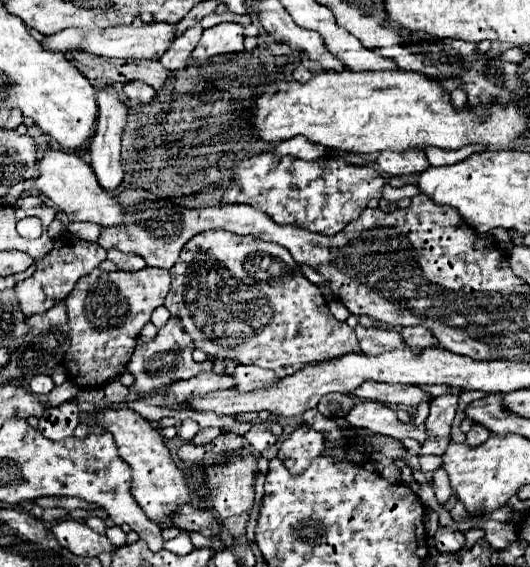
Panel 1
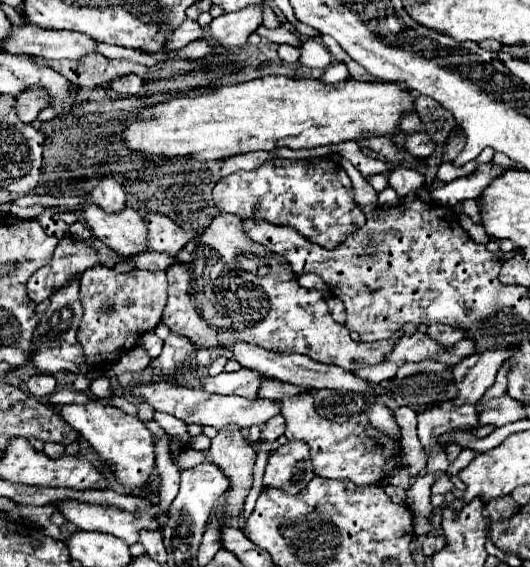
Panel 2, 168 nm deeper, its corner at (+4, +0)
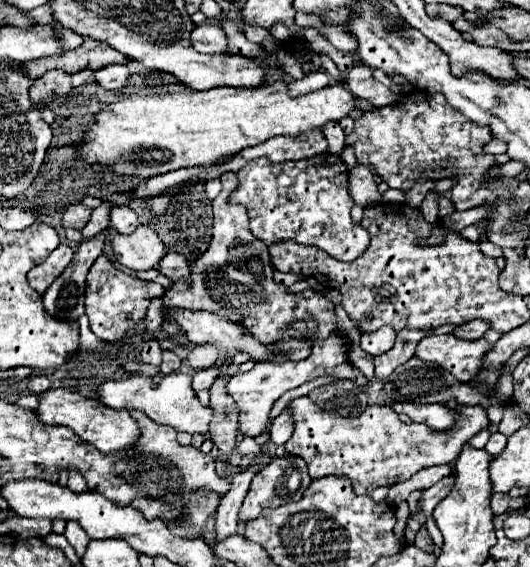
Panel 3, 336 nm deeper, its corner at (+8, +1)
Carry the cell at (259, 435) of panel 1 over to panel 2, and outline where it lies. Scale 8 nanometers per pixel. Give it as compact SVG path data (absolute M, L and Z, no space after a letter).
M278 414L278 416L274 416L274 418L270 418L266 424L264 424L264 428L262 428L262 432L260 432L260 442L274 442L278 436L282 436L284 434L284 418Z

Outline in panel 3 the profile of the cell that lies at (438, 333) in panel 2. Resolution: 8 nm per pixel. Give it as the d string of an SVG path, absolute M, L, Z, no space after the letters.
M474 319L474 321L470 321L470 323L464 323L464 325L456 327L454 335L460 337L460 339L480 339L488 329L490 329L490 323L488 323L488 321L478 321L478 319Z

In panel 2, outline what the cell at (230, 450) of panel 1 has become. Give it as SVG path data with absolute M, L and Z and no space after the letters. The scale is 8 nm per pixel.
M226 426L218 432L216 438L212 438L212 446L208 448L208 458L226 474L226 478L230 480L230 488L224 494L224 504L220 506L220 512L224 514L226 520L238 518L244 506L244 500L252 488L252 468L256 462L256 452L254 448L242 438L242 432L238 426Z

